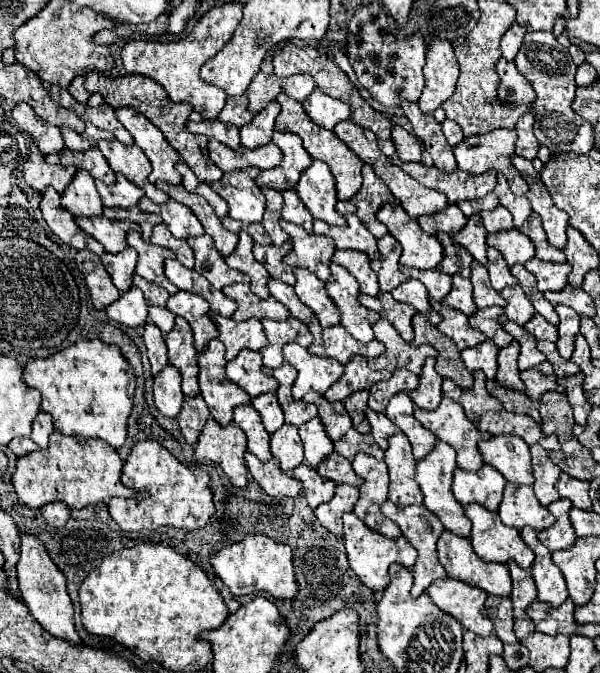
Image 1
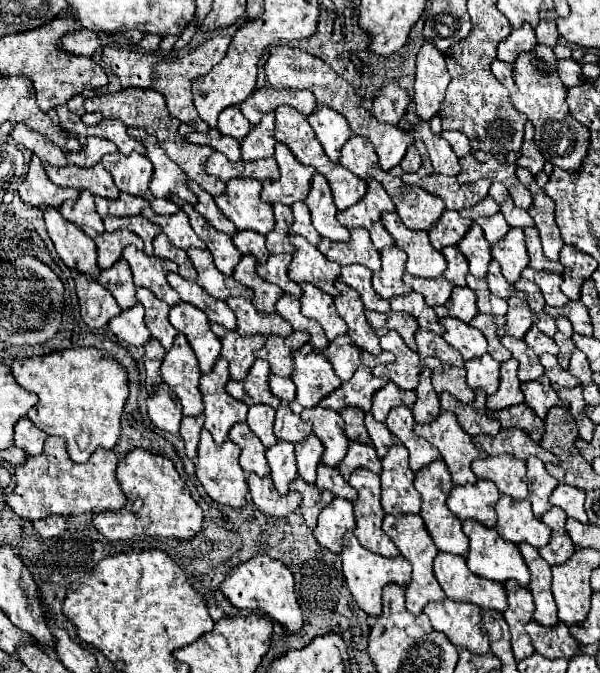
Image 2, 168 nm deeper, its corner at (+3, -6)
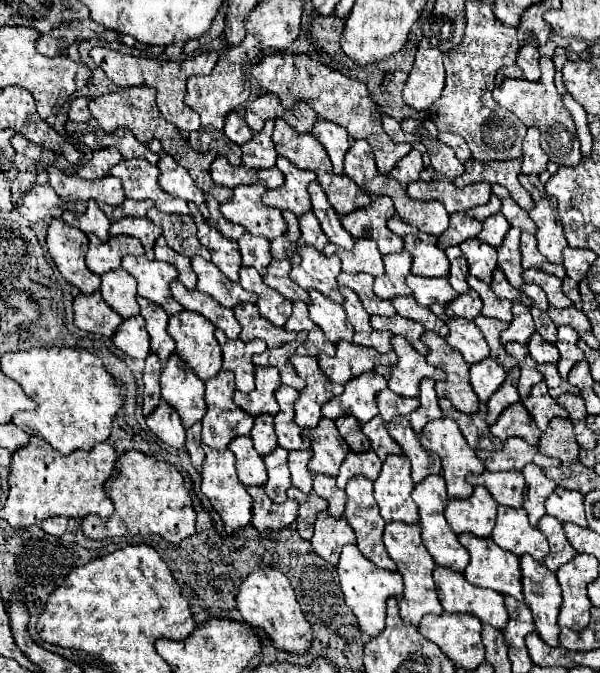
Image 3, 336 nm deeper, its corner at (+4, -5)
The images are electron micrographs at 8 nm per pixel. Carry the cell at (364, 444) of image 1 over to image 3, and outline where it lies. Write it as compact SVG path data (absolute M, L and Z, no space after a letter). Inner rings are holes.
M350 451L340 467L340 473L336 477L338 481L338 487L344 489L348 479L354 477L354 475L364 475L368 479L376 479L380 475L380 469L382 469L382 461L378 459L378 455L374 451L364 451L364 453L354 453Z

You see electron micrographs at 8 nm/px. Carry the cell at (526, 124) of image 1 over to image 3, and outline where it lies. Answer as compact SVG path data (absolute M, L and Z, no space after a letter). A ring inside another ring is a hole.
M530 127L522 145L522 173L542 173L546 171L548 155L542 151L540 143L540 131L536 127Z

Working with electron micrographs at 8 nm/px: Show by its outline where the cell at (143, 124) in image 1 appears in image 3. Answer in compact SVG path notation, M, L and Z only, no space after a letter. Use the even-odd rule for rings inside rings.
M152 139L148 143L148 147L150 147L150 151L160 155L160 161L158 161L158 167L160 167L158 185L168 195L172 195L172 197L178 197L178 199L184 199L184 201L194 201L198 211L208 219L208 209L206 209L206 203L204 203L204 193L194 187L194 181L188 175L188 171L184 167L180 167L170 155L164 153L160 141Z

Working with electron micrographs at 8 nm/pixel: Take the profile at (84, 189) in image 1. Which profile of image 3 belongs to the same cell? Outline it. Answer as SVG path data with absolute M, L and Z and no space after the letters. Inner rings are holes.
M86 203L86 213L74 213L74 211L64 211L62 219L72 225L78 227L84 233L94 233L98 235L100 241L108 241L108 229L110 229L110 221L106 219L106 215L100 211L98 203Z

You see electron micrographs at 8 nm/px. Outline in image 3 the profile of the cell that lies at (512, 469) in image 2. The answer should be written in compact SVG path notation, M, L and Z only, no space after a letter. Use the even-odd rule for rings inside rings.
M484 471L480 475L468 475L468 483L472 485L484 485L496 503L508 505L508 507L522 507L522 495L524 495L524 475L518 471Z

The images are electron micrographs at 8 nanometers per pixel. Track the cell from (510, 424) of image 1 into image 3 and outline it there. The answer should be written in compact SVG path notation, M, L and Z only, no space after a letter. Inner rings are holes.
M506 439L500 451L476 451L476 455L488 471L522 471L528 463L536 463L542 469L560 465L558 459L542 455L538 447L524 443L524 439Z

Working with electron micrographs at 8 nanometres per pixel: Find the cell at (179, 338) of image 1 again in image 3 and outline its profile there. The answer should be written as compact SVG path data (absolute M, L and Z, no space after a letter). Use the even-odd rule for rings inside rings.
M176 351L162 369L160 387L162 397L178 411L186 429L204 417L204 381L176 355Z

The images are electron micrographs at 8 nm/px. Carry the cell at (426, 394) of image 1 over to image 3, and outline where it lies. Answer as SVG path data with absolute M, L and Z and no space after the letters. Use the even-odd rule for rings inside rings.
M434 379L420 381L420 407L410 415L412 429L418 433L432 419L440 419L442 411L438 407L438 397L434 393Z

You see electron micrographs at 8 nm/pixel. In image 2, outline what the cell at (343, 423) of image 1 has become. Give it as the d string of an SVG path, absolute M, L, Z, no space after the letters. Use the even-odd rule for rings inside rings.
M317 406L317 408L307 408L305 412L301 412L301 418L305 422L311 422L313 434L325 446L321 462L331 468L337 468L337 464L345 458L347 444L349 444L345 432L343 432L345 424L343 424L339 412Z

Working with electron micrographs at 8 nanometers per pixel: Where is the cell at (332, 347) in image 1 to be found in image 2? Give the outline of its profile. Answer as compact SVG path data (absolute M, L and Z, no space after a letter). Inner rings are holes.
M347 334L337 336L337 340L333 340L329 344L329 348L323 350L323 354L331 362L333 372L341 378L341 382L347 382L361 364L369 366L369 368L377 366L377 358L373 354L361 350Z

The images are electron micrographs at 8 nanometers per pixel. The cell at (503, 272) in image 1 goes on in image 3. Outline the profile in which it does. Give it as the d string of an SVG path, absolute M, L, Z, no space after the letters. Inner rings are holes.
M496 269L494 271L494 275L492 275L492 291L500 297L500 299L508 299L508 301L520 301L522 305L526 305L526 307L532 307L532 299L528 299L524 293L520 293L518 289L514 289L508 281L506 281L506 277L504 277L504 273L500 271L500 269Z

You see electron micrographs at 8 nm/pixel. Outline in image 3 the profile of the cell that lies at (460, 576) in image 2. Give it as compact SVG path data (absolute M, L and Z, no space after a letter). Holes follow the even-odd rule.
M440 565L434 567L434 581L444 611L472 613L482 623L490 623L496 629L506 627L508 611L504 607L504 597L498 591L476 587L468 583L462 573Z

